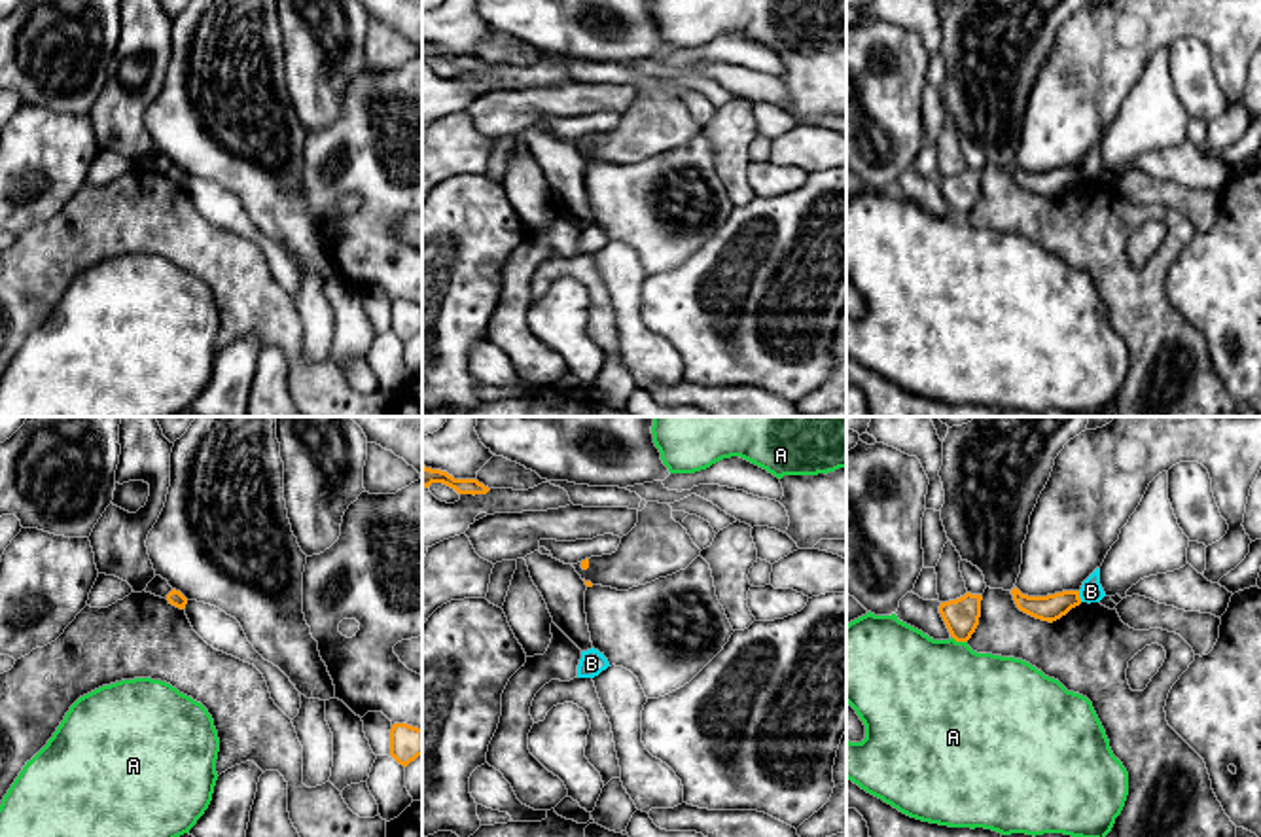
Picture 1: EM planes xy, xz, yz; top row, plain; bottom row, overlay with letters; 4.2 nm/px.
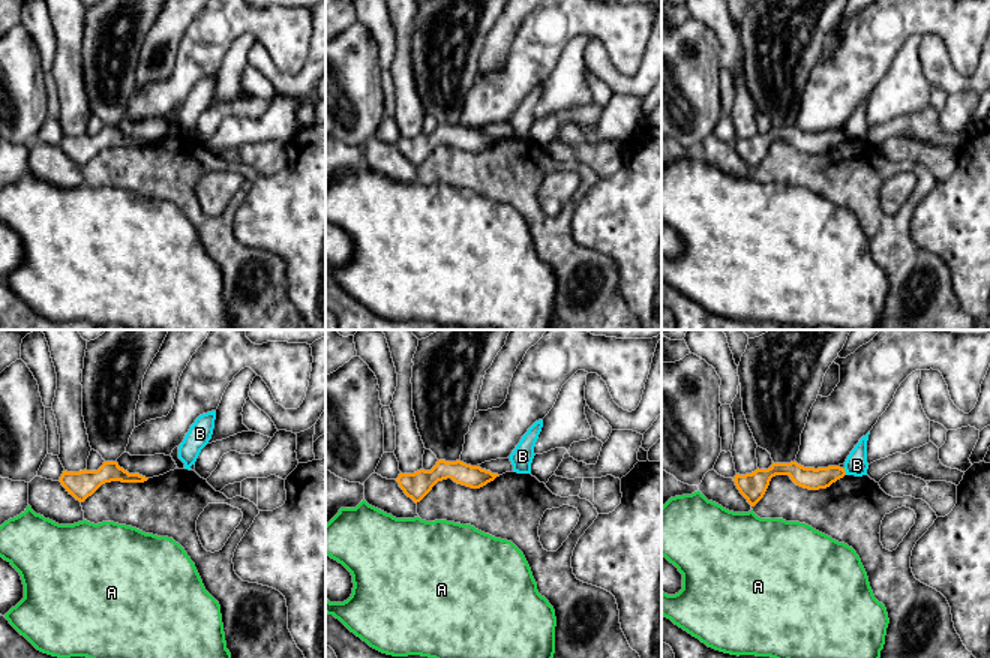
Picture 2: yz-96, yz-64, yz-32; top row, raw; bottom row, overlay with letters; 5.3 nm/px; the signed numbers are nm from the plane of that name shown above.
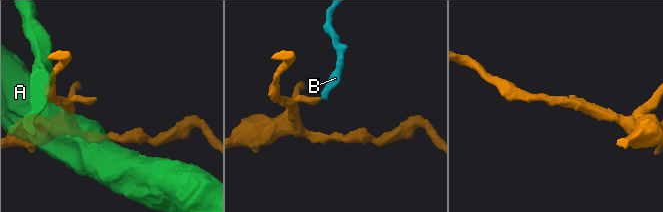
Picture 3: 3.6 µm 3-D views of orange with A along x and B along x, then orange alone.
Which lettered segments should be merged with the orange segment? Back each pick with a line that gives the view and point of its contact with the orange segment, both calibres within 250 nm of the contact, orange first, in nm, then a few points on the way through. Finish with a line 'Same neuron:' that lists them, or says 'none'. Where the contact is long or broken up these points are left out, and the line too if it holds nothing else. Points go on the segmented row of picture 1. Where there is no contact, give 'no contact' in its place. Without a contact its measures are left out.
Same neuron: none

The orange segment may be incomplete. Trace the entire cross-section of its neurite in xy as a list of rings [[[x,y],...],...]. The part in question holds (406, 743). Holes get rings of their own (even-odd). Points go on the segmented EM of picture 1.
[[[394,723],[390,729],[390,756],[403,767],[422,756],[422,729]]]

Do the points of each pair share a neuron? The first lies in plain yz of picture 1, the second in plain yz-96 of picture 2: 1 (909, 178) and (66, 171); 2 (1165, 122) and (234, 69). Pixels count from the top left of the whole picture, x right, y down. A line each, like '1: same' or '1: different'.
1: same
2: same

